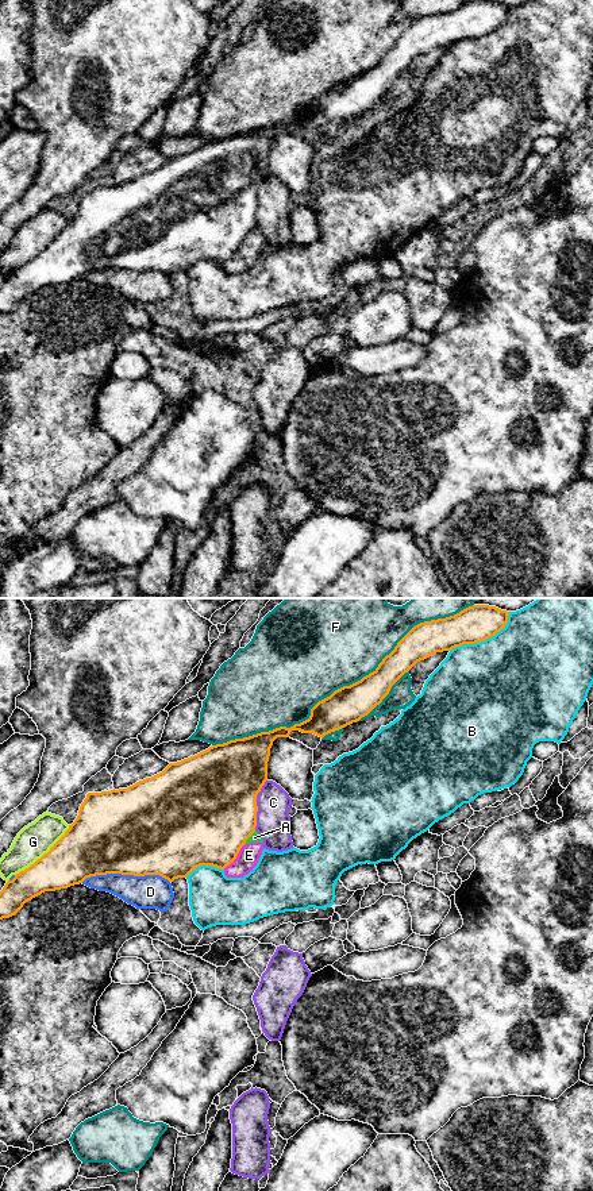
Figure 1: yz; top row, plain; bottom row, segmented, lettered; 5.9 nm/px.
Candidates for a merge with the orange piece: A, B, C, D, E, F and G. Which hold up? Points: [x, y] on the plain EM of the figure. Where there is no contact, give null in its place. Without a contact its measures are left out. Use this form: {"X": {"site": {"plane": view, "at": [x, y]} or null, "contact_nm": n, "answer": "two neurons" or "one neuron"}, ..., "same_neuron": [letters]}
{"A": {"site": {"plane": "yz", "at": [249, 231]}, "contact_nm": 120, "answer": "two neurons"}, "B": {"site": {"plane": "yz", "at": [484, 34]}, "contact_nm": 420, "answer": "two neurons"}, "C": {"site": {"plane": "yz", "at": [255, 200]}, "contact_nm": 320, "answer": "two neurons"}, "D": {"site": {"plane": "yz", "at": [124, 269]}, "contact_nm": 550, "answer": "two neurons"}, "E": {"site": {"plane": "yz", "at": [235, 253]}, "contact_nm": 200, "answer": "two neurons"}, "F": {"site": {"plane": "yz", "at": [341, 83]}, "contact_nm": 1750, "answer": "two neurons"}, "G": {"site": {"plane": "yz", "at": [45, 249]}, "contact_nm": 440, "answer": "two neurons"}, "same_neuron": []}

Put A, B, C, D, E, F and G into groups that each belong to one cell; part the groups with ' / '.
A C E / B / D / F / G

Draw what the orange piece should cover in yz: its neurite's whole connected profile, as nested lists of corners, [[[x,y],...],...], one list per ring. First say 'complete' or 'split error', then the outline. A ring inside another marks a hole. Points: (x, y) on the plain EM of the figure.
complete; [[[473,0],[454,11],[420,18],[373,68],[319,96],[308,115],[290,123],[280,122],[212,140],[195,151],[170,158],[162,167],[127,184],[88,188],[65,230],[47,248],[5,278],[0,286],[0,315],[15,311],[26,297],[45,286],[68,284],[96,270],[159,270],[173,277],[186,273],[200,261],[224,265],[255,227],[257,190],[267,176],[270,143],[277,132],[289,132],[292,126],[300,126],[323,134],[359,116],[382,97],[392,81],[417,57],[494,31],[505,23],[508,11],[509,7],[496,1]]]

